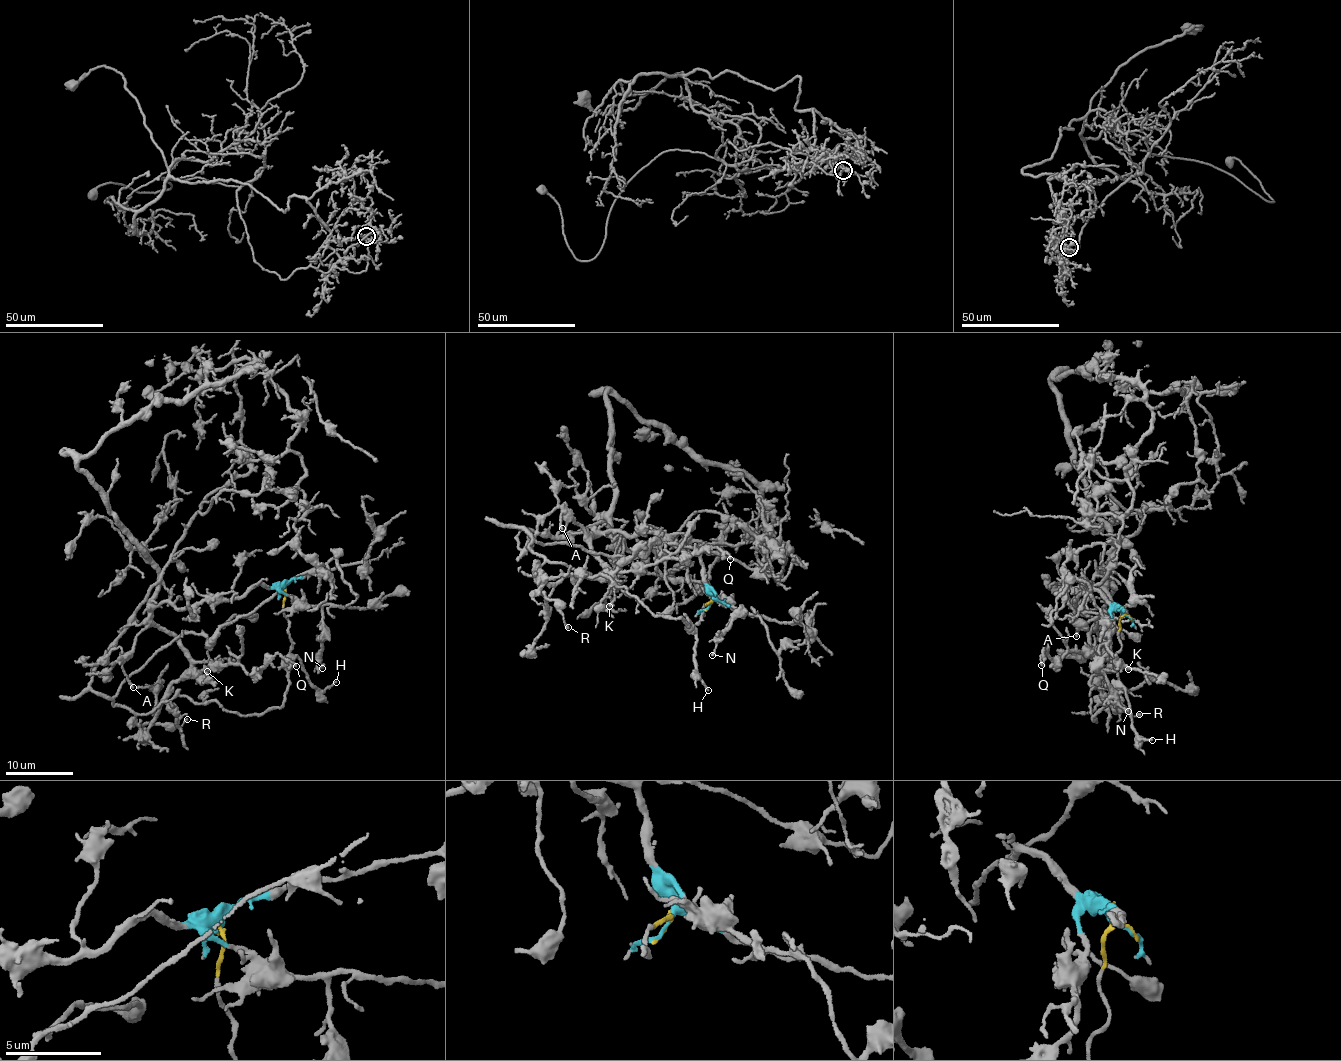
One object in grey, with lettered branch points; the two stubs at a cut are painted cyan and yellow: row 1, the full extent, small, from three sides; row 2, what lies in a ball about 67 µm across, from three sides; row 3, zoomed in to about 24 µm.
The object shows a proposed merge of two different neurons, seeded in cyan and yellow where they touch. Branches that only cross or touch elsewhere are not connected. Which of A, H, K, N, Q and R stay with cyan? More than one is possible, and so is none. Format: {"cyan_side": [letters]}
{"cyan_side": ["A", "K", "N", "Q"]}

